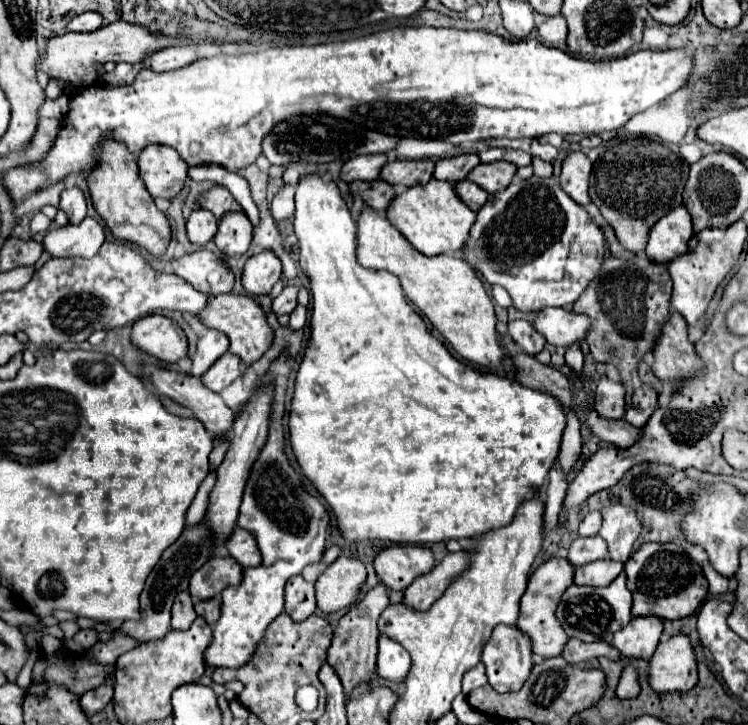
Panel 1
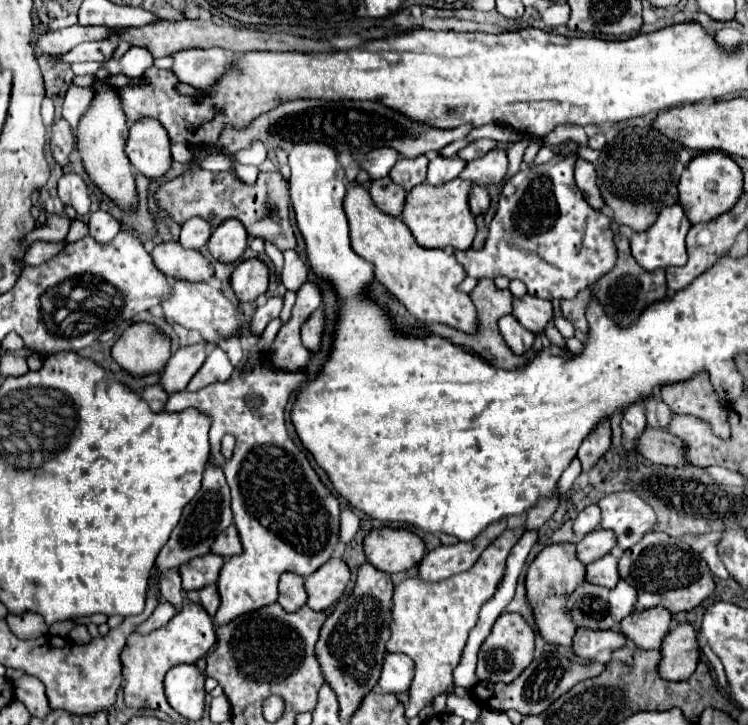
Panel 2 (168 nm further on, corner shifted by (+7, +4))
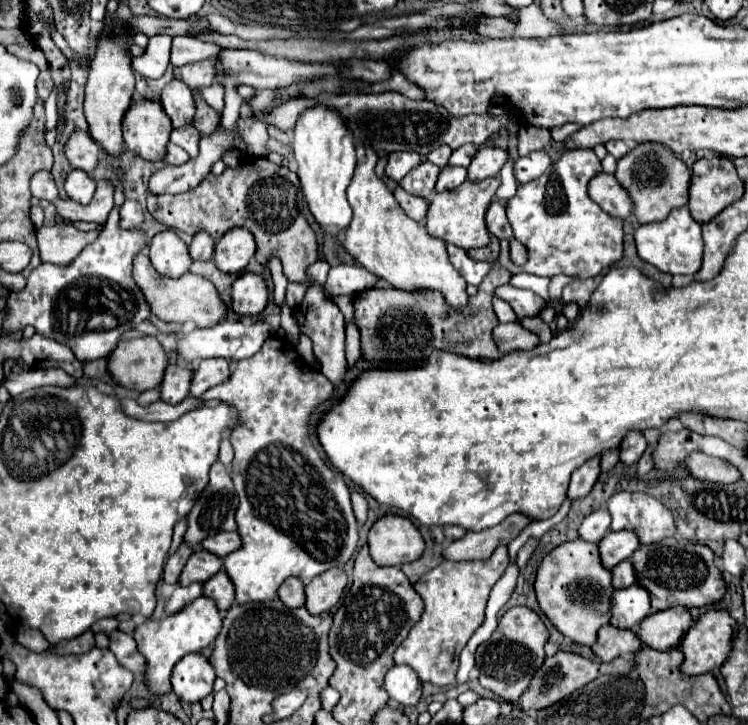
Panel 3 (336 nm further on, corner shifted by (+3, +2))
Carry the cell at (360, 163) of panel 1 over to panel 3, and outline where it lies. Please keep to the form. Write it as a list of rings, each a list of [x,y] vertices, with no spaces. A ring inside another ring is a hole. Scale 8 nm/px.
[[[404,152],[404,154],[390,154],[388,164],[386,164],[386,174],[400,182],[412,168],[416,168],[422,162],[420,154],[412,154],[412,152]]]

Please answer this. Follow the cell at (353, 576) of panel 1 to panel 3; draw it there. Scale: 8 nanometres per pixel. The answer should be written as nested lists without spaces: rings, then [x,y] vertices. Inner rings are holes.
[[[328,570],[320,576],[316,576],[310,584],[306,584],[306,608],[312,616],[318,616],[322,612],[330,612],[330,608],[340,600],[342,590],[346,586],[348,578],[344,570]]]

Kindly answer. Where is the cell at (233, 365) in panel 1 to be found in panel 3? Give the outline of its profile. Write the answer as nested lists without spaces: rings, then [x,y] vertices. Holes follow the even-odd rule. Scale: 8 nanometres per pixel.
[[[208,358],[208,360],[200,360],[194,376],[192,376],[192,384],[190,384],[190,396],[192,398],[200,398],[204,394],[204,390],[210,390],[212,386],[222,384],[224,380],[228,380],[230,370],[228,370],[228,360],[224,358]]]

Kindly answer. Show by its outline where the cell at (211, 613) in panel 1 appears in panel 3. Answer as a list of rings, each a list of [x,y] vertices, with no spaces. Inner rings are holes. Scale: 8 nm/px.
[[[220,570],[216,576],[212,576],[206,584],[204,584],[204,594],[210,596],[218,610],[224,614],[232,604],[234,604],[234,586],[232,586],[232,580],[228,578],[226,570]]]

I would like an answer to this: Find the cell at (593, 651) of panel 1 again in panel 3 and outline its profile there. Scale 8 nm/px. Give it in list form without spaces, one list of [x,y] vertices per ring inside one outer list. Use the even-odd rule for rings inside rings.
[[[606,624],[598,632],[598,640],[592,644],[592,650],[602,660],[610,662],[622,654],[636,654],[642,648],[642,640],[632,630],[620,630],[612,624]]]

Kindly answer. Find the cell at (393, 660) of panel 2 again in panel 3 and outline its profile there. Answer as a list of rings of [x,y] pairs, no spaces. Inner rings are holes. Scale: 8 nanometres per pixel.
[[[394,666],[386,674],[386,692],[404,706],[416,706],[422,696],[422,682],[410,666]]]

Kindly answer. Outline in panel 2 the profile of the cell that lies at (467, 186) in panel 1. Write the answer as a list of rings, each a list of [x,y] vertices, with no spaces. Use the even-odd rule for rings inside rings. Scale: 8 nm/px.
[[[474,184],[472,192],[468,196],[468,204],[470,204],[470,210],[472,210],[474,216],[484,214],[490,208],[490,194],[488,194],[488,190],[484,186]]]

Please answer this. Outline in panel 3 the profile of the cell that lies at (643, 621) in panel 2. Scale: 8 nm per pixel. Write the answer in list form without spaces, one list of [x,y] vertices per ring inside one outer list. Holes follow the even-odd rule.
[[[674,606],[668,610],[648,614],[640,622],[638,636],[646,646],[664,652],[668,648],[676,648],[682,642],[690,624],[692,624],[692,616],[688,608]]]

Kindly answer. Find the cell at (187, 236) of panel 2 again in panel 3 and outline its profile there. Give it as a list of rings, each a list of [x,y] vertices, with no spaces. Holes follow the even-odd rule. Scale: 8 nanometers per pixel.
[[[206,232],[196,234],[190,244],[192,260],[210,260],[212,254],[214,254],[214,240]]]

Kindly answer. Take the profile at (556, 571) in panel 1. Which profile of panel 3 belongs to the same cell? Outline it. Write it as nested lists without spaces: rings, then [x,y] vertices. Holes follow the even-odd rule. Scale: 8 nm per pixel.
[[[572,540],[560,544],[538,566],[536,598],[548,620],[572,642],[592,646],[600,626],[608,624],[608,602],[612,598],[612,572],[602,566],[598,544]]]

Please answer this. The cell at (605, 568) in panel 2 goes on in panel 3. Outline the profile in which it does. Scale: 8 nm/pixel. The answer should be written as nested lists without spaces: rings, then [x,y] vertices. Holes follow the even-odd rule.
[[[666,538],[656,544],[642,544],[640,550],[636,550],[636,554],[632,556],[632,560],[620,562],[612,570],[612,586],[616,590],[628,588],[636,584],[636,576],[638,584],[650,592],[652,610],[666,610],[672,606],[700,608],[708,604],[718,604],[726,594],[726,582],[722,578],[722,572],[714,564],[714,552],[706,544],[682,544],[674,538]]]

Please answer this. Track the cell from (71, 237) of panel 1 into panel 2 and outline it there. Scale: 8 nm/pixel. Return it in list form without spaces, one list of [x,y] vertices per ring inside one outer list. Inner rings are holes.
[[[96,210],[90,214],[88,224],[88,234],[96,240],[96,242],[110,242],[118,232],[120,232],[120,224],[104,210]]]

